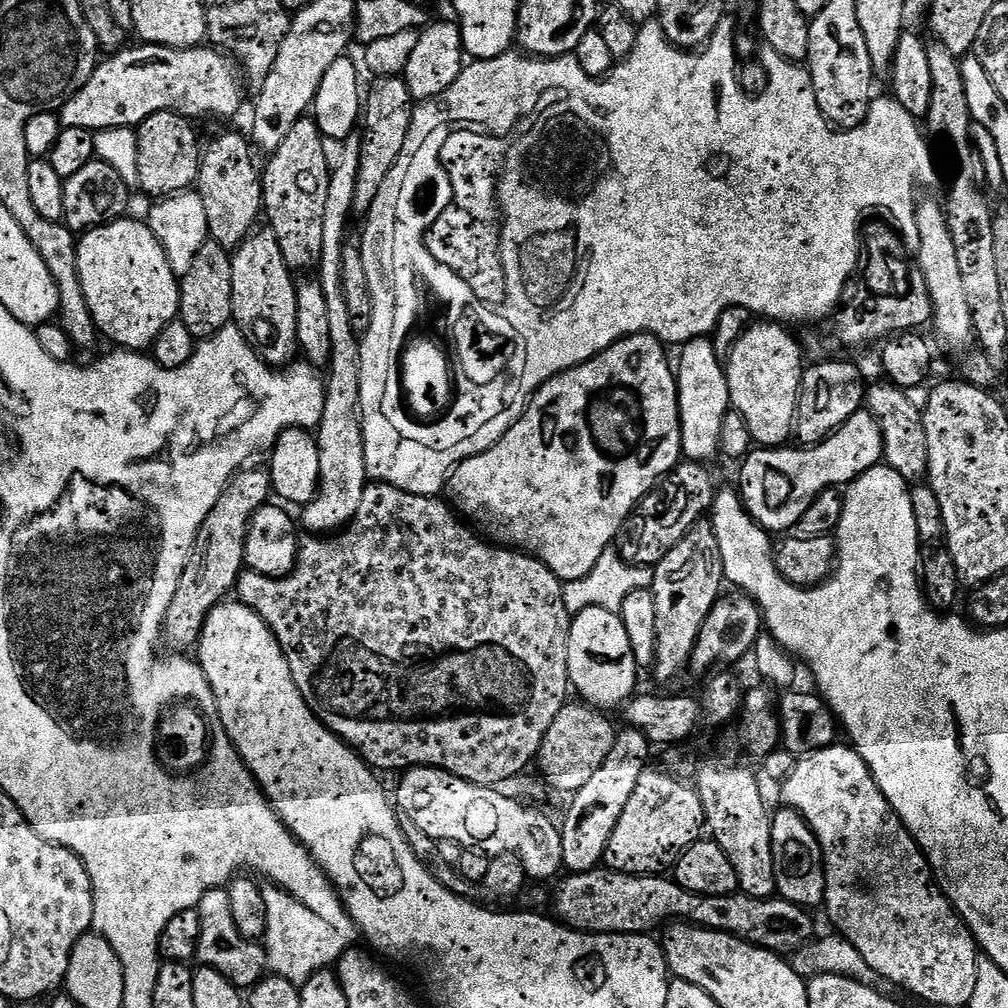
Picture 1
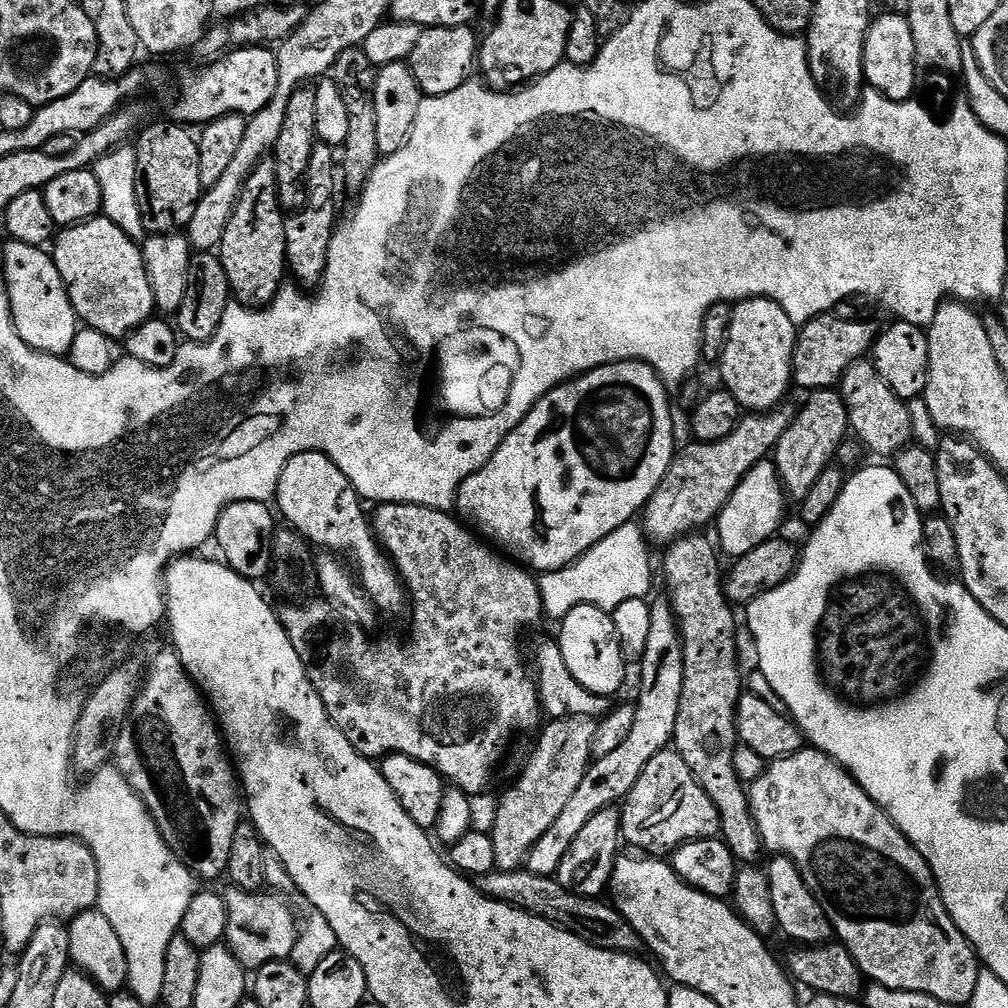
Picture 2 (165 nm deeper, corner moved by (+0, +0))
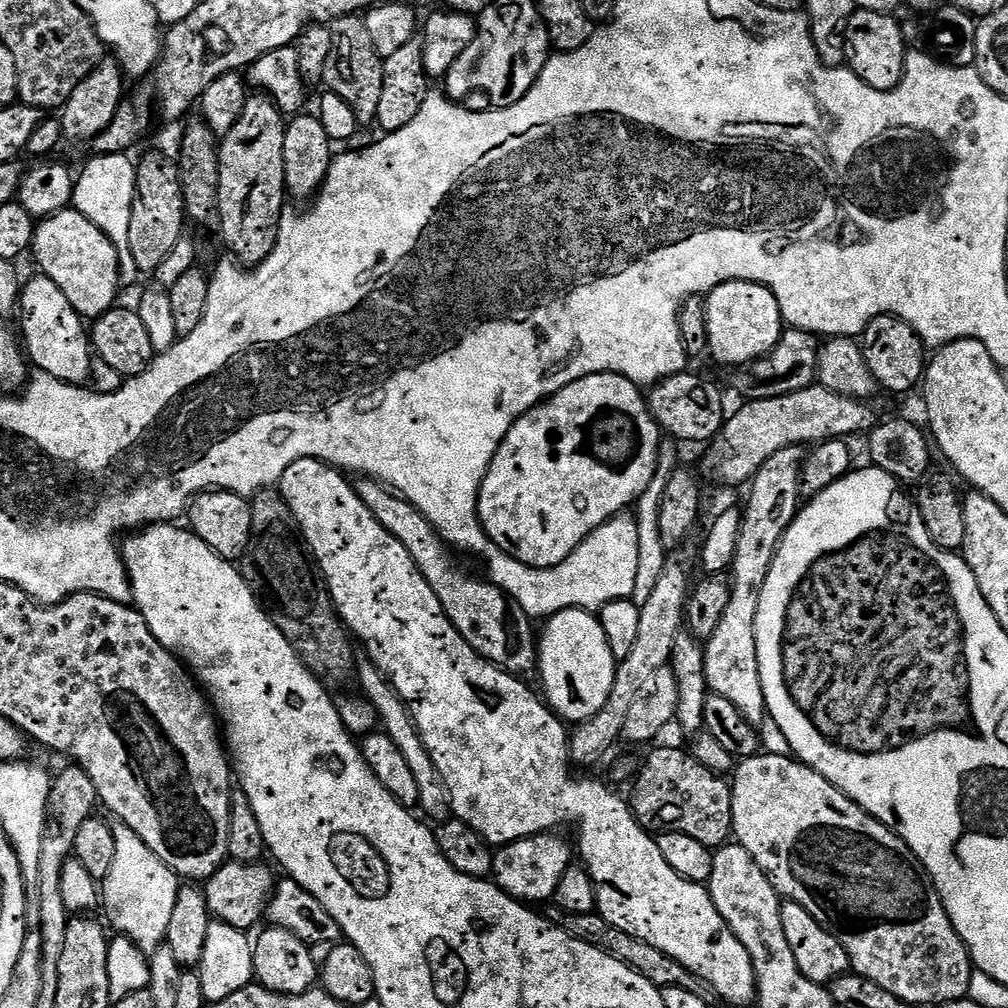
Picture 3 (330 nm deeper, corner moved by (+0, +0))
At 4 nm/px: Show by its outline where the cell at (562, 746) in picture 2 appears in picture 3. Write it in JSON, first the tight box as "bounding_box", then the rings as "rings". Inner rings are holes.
{"bounding_box":[568,550,694,768],"rings":[[[682,550],[669,551],[666,558],[666,566],[662,566],[662,575],[654,586],[653,592],[647,602],[640,605],[640,617],[638,618],[638,635],[634,638],[634,646],[626,658],[619,661],[616,666],[614,686],[610,690],[610,698],[606,698],[606,706],[594,714],[594,718],[585,720],[583,724],[577,724],[571,729],[568,738],[568,755],[573,765],[588,768],[596,764],[616,744],[616,739],[621,739],[626,718],[630,715],[630,706],[642,694],[646,687],[646,681],[657,670],[669,667],[672,663],[672,651],[674,642],[682,635],[686,619],[684,609],[688,604],[690,580],[688,574],[692,568],[694,558],[690,553]]]}

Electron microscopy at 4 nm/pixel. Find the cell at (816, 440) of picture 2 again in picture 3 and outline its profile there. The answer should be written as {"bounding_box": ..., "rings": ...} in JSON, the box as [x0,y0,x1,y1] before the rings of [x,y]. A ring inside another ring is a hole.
{"bounding_box":[704,446,806,725],"rings":[[[797,446],[778,450],[774,458],[766,458],[758,470],[758,474],[750,481],[752,493],[748,496],[748,505],[742,508],[740,517],[740,533],[736,539],[734,562],[730,569],[730,602],[726,602],[726,614],[718,622],[718,630],[704,644],[704,677],[708,683],[708,691],[713,696],[726,698],[726,702],[736,706],[741,714],[754,725],[763,725],[766,720],[764,706],[764,691],[758,666],[758,646],[756,645],[756,619],[758,618],[758,602],[762,602],[762,586],[766,586],[766,574],[770,574],[770,566],[774,562],[776,552],[780,548],[786,530],[796,521],[796,516],[802,507],[800,494],[800,471],[804,465],[806,452]]]}

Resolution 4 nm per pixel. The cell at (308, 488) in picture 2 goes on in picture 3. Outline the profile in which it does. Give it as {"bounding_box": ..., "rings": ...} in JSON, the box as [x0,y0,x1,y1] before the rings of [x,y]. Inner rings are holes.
{"bounding_box":[278,460,756,1003],"rings":[[[296,460],[286,470],[286,474],[282,474],[278,491],[290,506],[290,510],[294,514],[306,542],[312,548],[314,558],[320,564],[324,580],[328,584],[328,593],[332,596],[332,603],[336,606],[337,614],[344,621],[344,627],[359,643],[360,640],[364,643],[363,651],[376,664],[377,670],[392,684],[393,690],[403,700],[405,707],[408,708],[408,712],[416,724],[416,730],[421,736],[430,758],[433,759],[434,766],[437,767],[444,788],[448,792],[451,815],[455,819],[466,822],[466,826],[473,828],[486,843],[493,846],[513,844],[515,840],[525,840],[528,836],[548,834],[553,830],[560,830],[563,824],[576,824],[577,832],[574,844],[578,849],[579,859],[580,856],[584,859],[581,860],[583,867],[587,868],[596,887],[596,911],[600,913],[600,916],[606,918],[606,922],[610,922],[610,926],[618,926],[618,930],[626,930],[626,934],[630,934],[634,938],[662,950],[662,954],[670,954],[670,958],[674,958],[679,964],[686,966],[688,972],[697,976],[699,980],[703,980],[712,989],[713,993],[717,997],[721,996],[726,1003],[753,1003],[756,1000],[756,975],[750,962],[750,954],[746,954],[746,946],[742,946],[742,942],[738,942],[734,930],[730,930],[730,926],[722,918],[722,914],[718,914],[718,906],[714,906],[707,887],[703,884],[683,880],[669,866],[666,858],[662,858],[662,850],[658,850],[653,833],[647,832],[637,822],[632,814],[629,801],[625,797],[623,800],[618,793],[611,792],[600,780],[575,780],[572,777],[574,765],[568,755],[570,732],[565,721],[561,720],[537,693],[536,697],[524,685],[525,681],[521,677],[513,676],[511,672],[505,672],[497,664],[491,664],[490,661],[481,658],[462,638],[462,634],[458,634],[458,630],[442,610],[442,602],[438,602],[438,594],[434,594],[434,590],[430,590],[430,582],[426,582],[426,578],[422,578],[418,566],[414,566],[414,558],[410,558],[406,546],[402,546],[402,542],[398,542],[398,538],[394,538],[394,534],[386,531],[378,522],[378,518],[374,518],[374,514],[364,505],[362,498],[356,493],[353,481],[341,469],[333,468],[332,465],[325,464],[323,460]]]}

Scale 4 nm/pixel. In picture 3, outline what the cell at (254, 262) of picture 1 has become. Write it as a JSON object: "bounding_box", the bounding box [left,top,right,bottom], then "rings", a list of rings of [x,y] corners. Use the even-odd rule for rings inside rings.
{"bounding_box":[218,94,286,266],"rings":[[[263,94],[249,95],[242,110],[242,118],[234,122],[230,134],[220,141],[220,185],[218,186],[218,210],[220,211],[219,235],[224,235],[224,244],[229,253],[245,266],[262,263],[274,250],[280,219],[286,215],[284,200],[284,167],[282,166],[282,138],[286,117],[278,110],[272,99]]]}

